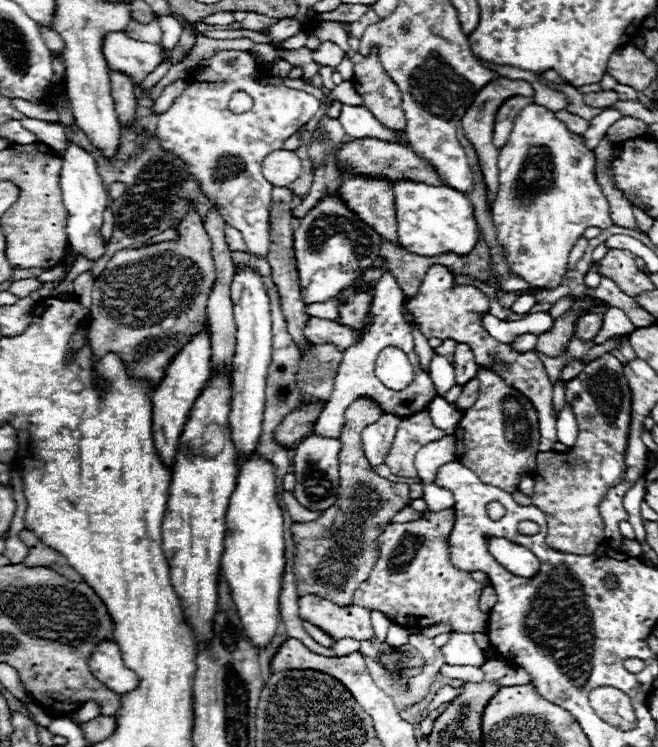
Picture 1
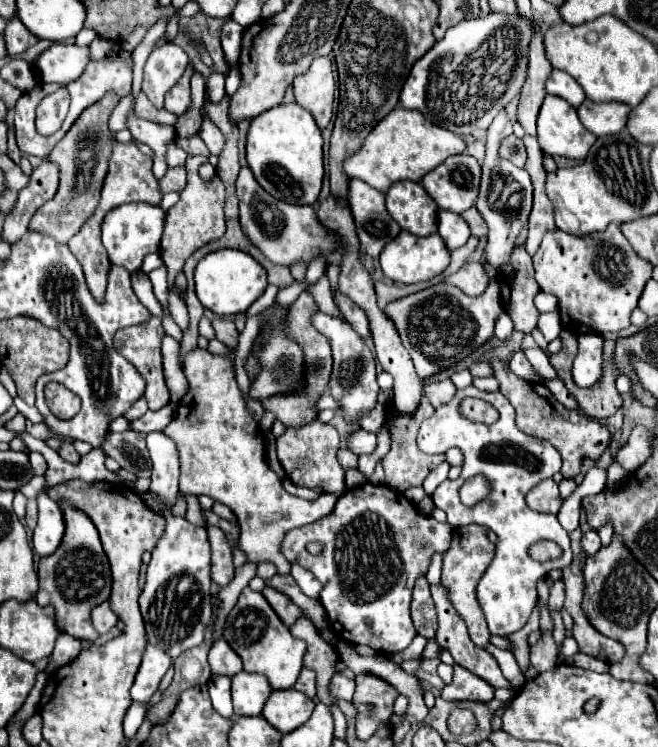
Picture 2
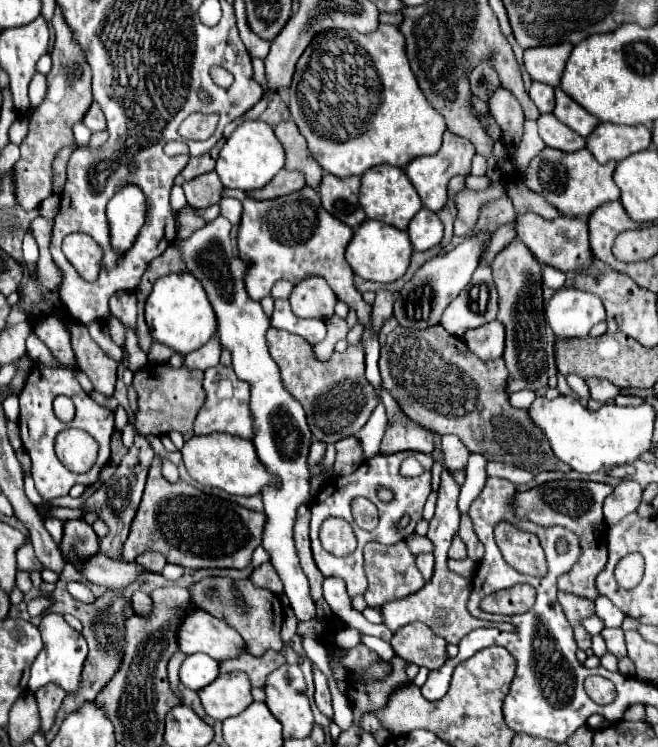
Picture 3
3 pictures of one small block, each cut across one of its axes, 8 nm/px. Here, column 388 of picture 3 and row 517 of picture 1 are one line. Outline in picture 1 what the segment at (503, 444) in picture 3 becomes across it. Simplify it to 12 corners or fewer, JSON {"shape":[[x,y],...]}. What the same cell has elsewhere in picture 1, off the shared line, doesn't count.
{"shape":[[344,412],[338,500],[294,522],[298,596],[338,606],[378,560],[378,538],[408,506],[408,484],[378,476],[362,430],[382,416]]}

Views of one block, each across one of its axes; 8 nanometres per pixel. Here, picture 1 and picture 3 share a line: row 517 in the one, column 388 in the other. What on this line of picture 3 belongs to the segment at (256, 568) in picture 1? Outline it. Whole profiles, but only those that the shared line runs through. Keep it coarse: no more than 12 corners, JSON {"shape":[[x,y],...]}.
{"shape":[[362,222],[346,248],[354,274],[374,282],[402,278],[408,234]]}

